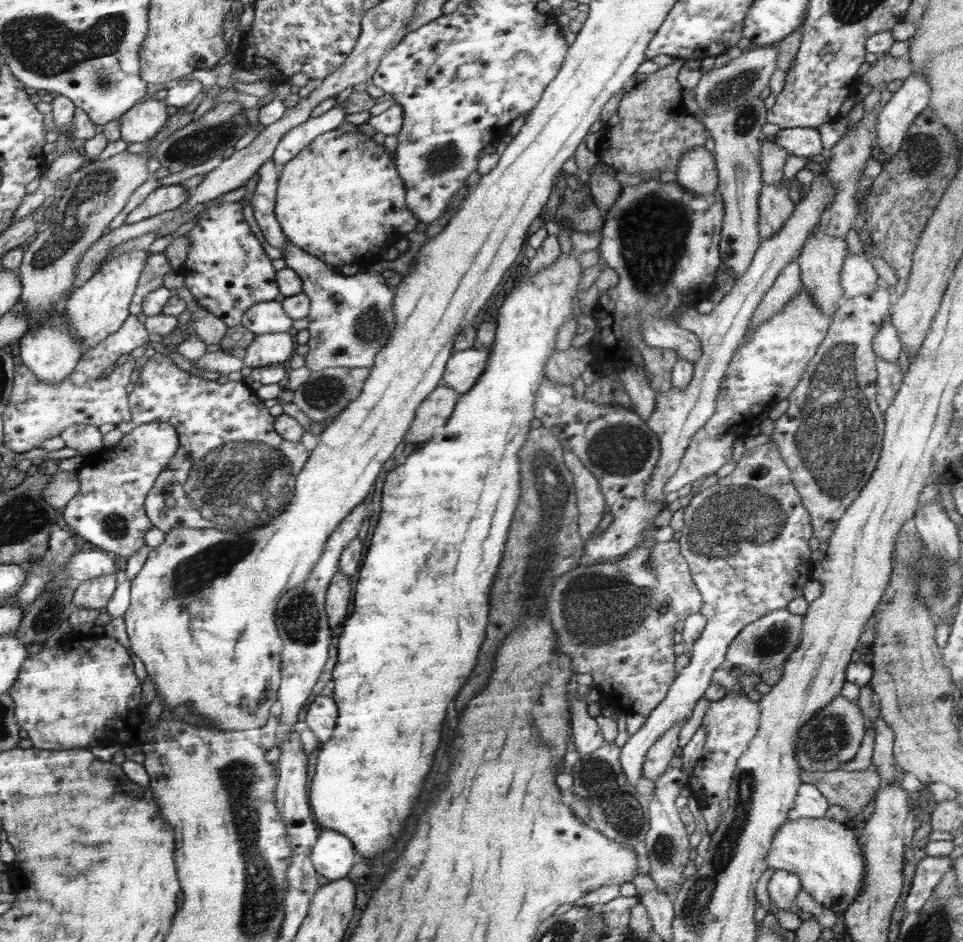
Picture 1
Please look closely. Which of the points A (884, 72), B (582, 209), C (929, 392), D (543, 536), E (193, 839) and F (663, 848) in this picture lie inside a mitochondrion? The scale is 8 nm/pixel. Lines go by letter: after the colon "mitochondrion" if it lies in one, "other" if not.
A: other
B: mitochondrion
C: other
D: mitochondrion
E: other
F: mitochondrion

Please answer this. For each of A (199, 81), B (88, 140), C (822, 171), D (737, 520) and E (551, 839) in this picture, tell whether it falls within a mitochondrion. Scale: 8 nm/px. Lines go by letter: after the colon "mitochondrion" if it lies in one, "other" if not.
A: other
B: other
C: other
D: mitochondrion
E: other

